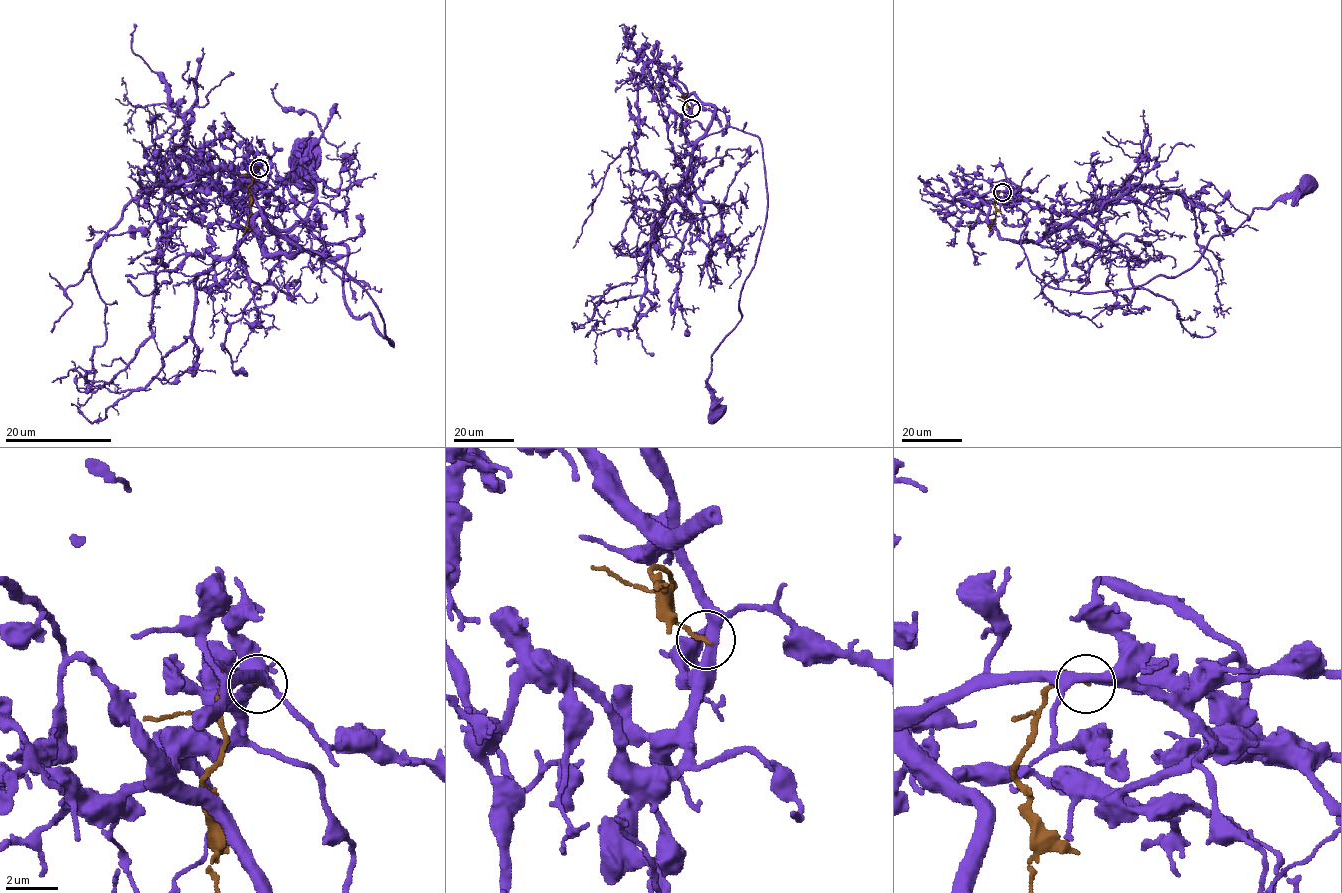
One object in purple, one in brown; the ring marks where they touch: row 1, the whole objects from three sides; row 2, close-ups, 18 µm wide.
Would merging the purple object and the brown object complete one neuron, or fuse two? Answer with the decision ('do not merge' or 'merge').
do not merge

